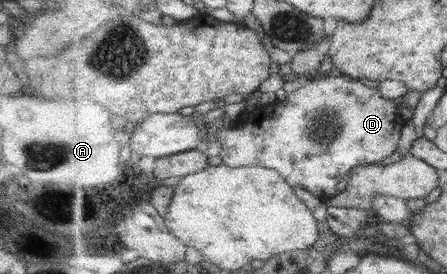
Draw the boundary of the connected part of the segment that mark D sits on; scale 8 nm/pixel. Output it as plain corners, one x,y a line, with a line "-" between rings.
340,75
304,80
302,87
288,93
285,100
257,106
251,112
243,111
234,120
218,122
212,131
213,138
221,142
220,158
223,164
277,170
291,187
303,187
326,202
338,194
339,181
354,167
379,163
397,151
405,122
406,119
399,114
399,104
386,98
379,87

